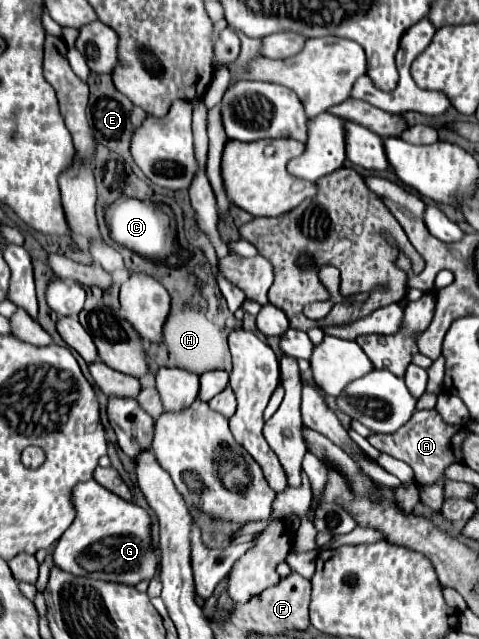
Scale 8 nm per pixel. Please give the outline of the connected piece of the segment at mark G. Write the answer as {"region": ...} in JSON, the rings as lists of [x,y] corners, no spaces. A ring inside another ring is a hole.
{"region":[[[94,479],[72,489],[72,505],[76,507],[76,519],[52,551],[56,567],[78,577],[124,585],[154,577],[158,561],[150,543],[150,515],[142,507],[116,497]]]}

